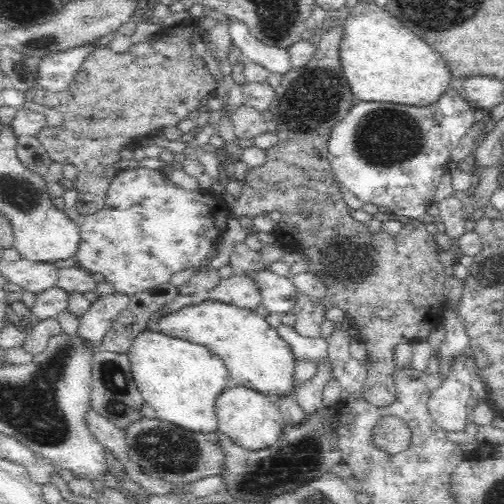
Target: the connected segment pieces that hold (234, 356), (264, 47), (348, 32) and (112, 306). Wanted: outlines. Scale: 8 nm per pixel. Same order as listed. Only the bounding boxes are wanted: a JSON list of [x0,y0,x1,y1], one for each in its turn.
[[153,299,297,401],[228,20,291,74],[340,2,452,107],[77,292,129,353]]

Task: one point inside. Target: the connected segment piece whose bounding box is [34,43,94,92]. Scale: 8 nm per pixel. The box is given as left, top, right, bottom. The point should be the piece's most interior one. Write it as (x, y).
(55, 72)

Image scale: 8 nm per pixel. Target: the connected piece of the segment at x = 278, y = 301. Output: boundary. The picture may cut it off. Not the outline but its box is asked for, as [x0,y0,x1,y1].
[244,270,297,313]

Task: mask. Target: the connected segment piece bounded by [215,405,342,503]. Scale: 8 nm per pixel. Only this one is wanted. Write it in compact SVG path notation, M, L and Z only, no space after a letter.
M322 406L316 414L310 414L296 428L285 426L276 444L259 451L249 451L234 444L224 433L216 432L217 447L224 453L221 468L221 479L224 480L224 491L228 492L234 500L242 502L268 503L278 496L294 493L298 488L307 486L318 476L329 472L330 468L338 466L342 462L341 452L337 445L337 409L336 406Z

